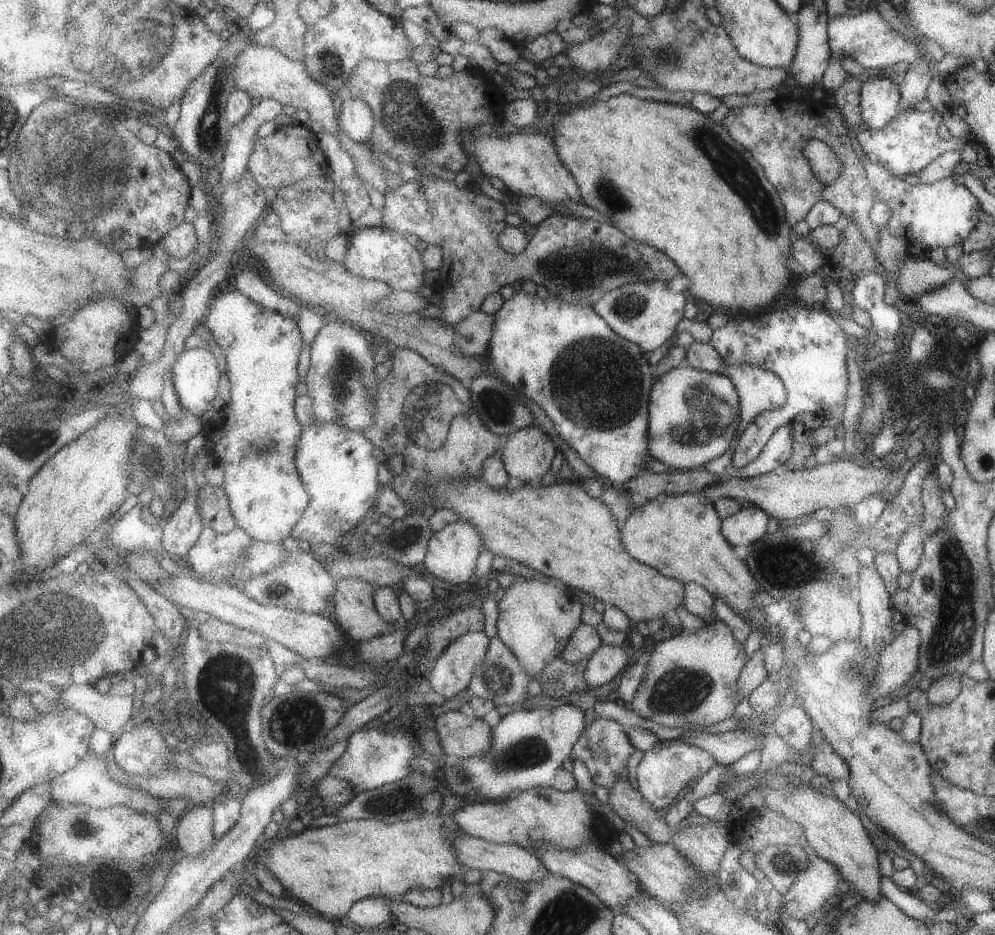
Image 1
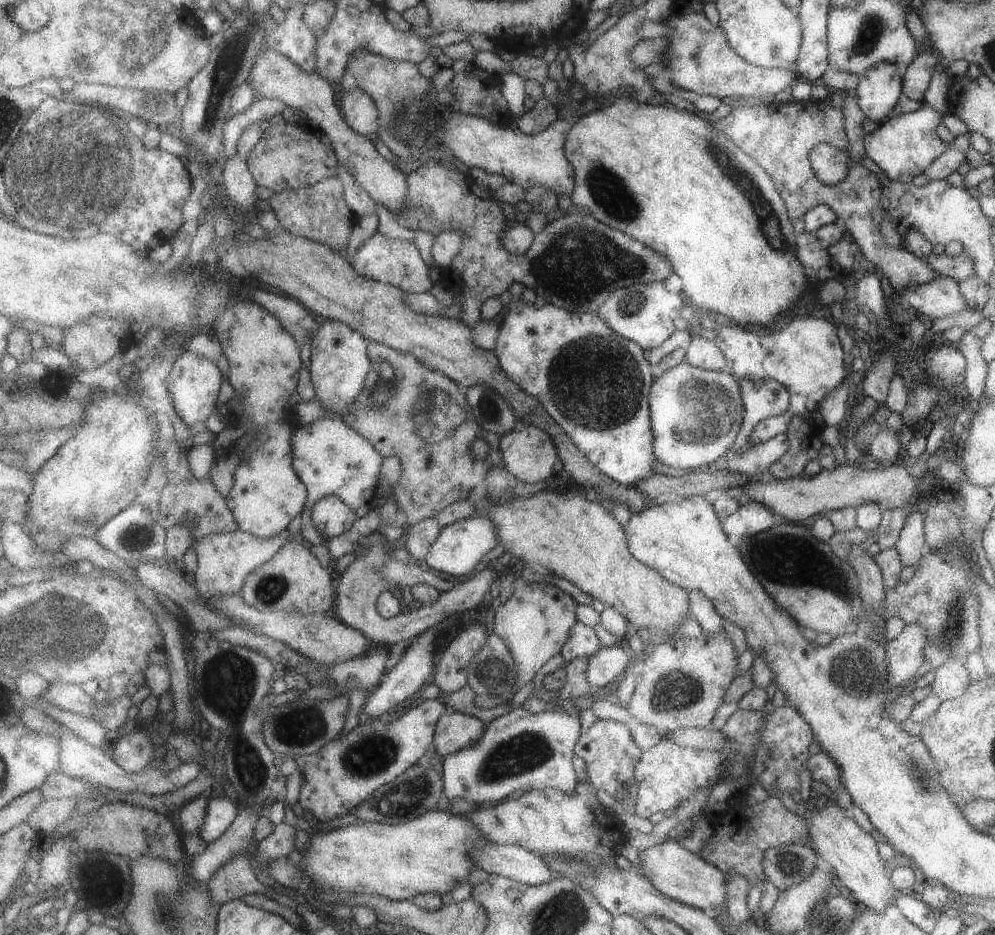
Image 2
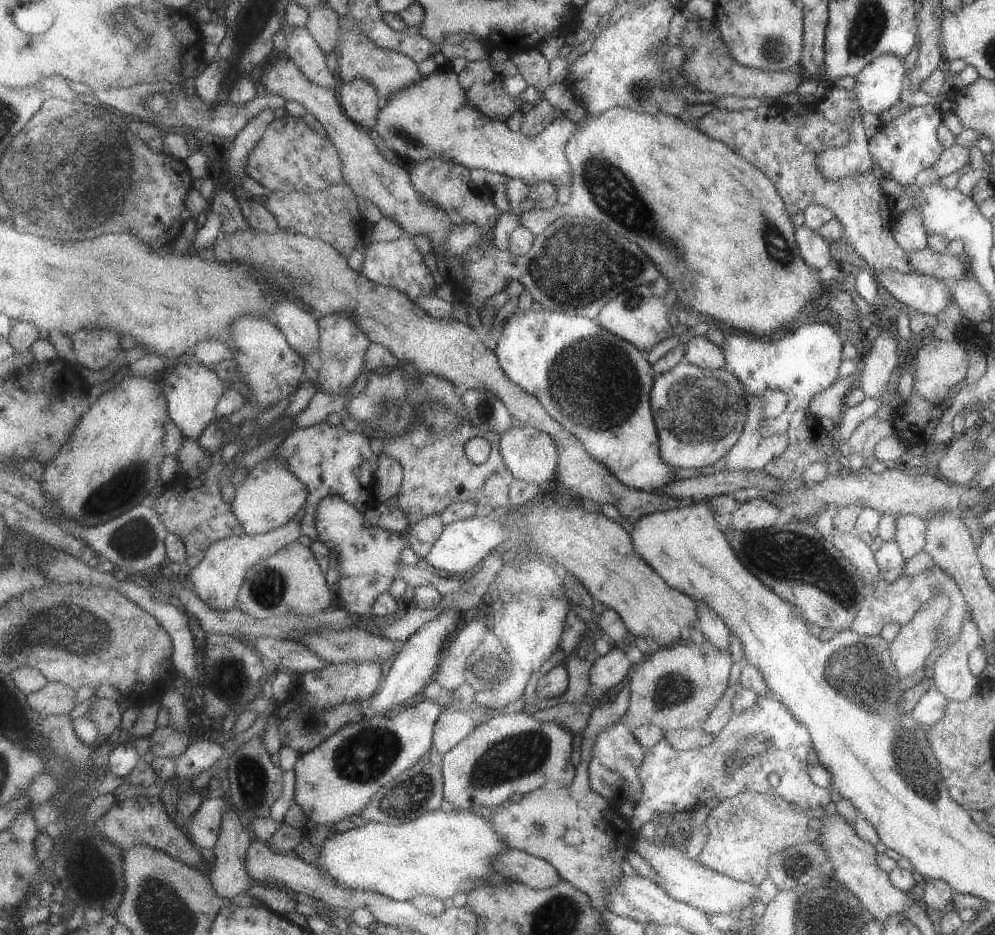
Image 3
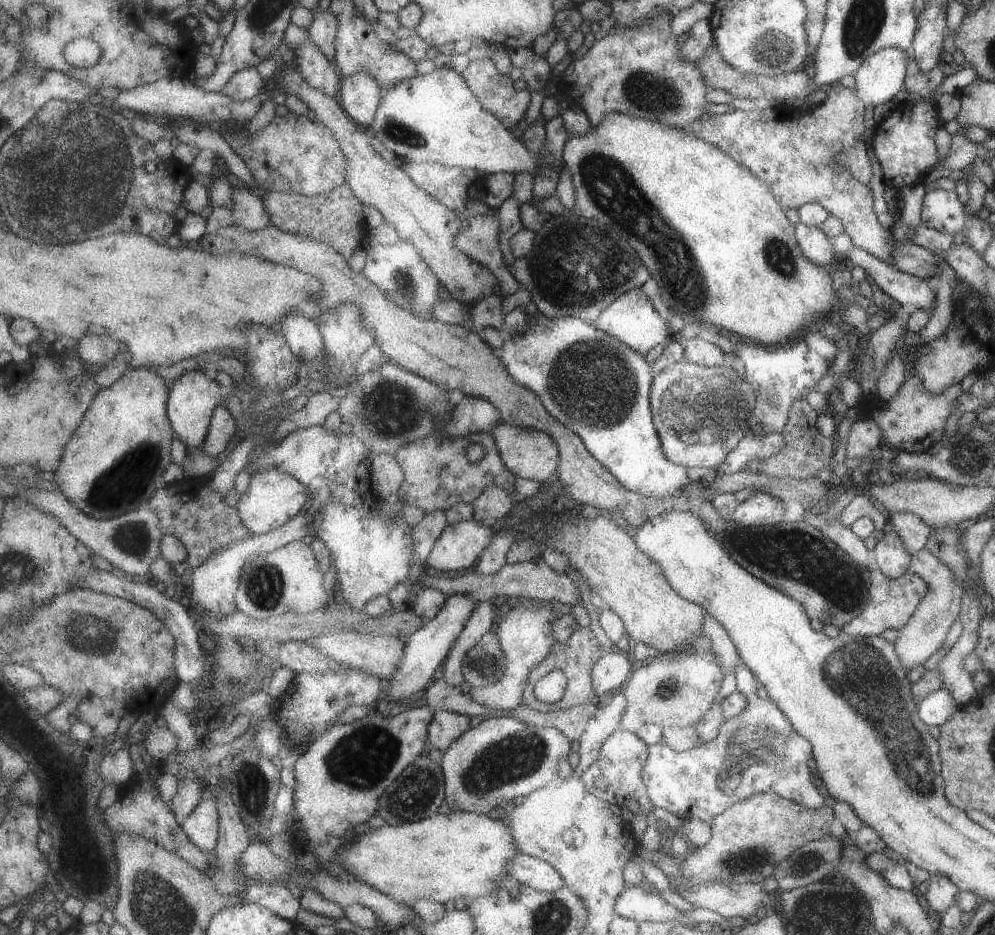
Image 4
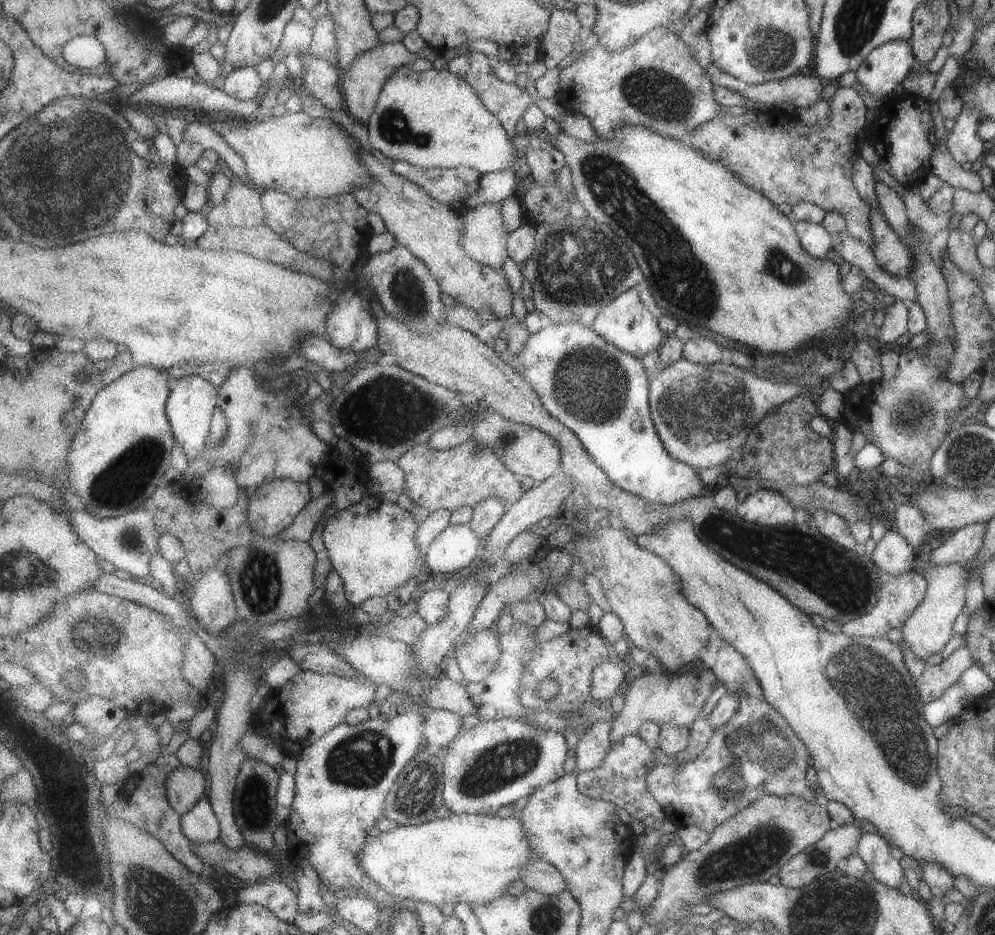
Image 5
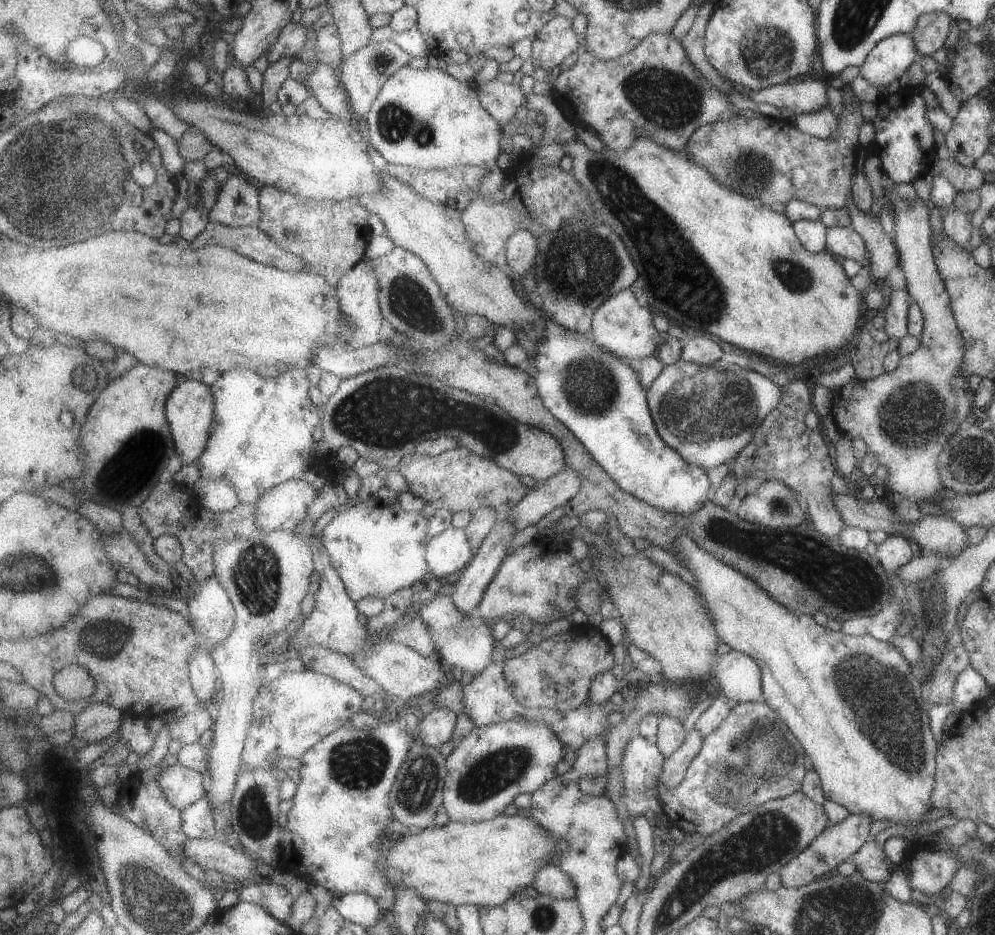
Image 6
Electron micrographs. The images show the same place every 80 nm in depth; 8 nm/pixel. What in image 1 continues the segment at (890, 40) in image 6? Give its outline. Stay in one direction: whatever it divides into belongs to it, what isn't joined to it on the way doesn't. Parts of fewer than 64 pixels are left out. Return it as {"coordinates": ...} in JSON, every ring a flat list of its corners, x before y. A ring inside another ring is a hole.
{"coordinates":[[871,76,860,82,859,113,863,126,883,128,899,110,900,90,887,76]]}

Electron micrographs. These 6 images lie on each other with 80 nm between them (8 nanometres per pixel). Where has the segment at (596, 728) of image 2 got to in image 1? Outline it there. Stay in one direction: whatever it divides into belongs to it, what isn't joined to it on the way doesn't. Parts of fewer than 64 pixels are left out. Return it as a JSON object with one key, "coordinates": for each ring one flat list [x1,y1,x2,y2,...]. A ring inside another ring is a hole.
{"coordinates":[[596,716,589,724,585,726,584,733,581,734,580,741,573,748,573,760,583,762,588,769,590,777,594,785,604,787,605,789,615,786,615,782,619,780,619,776,630,775,628,761,632,754,635,754,635,746,631,744,629,736,627,736,627,728,623,727,615,720]]}

